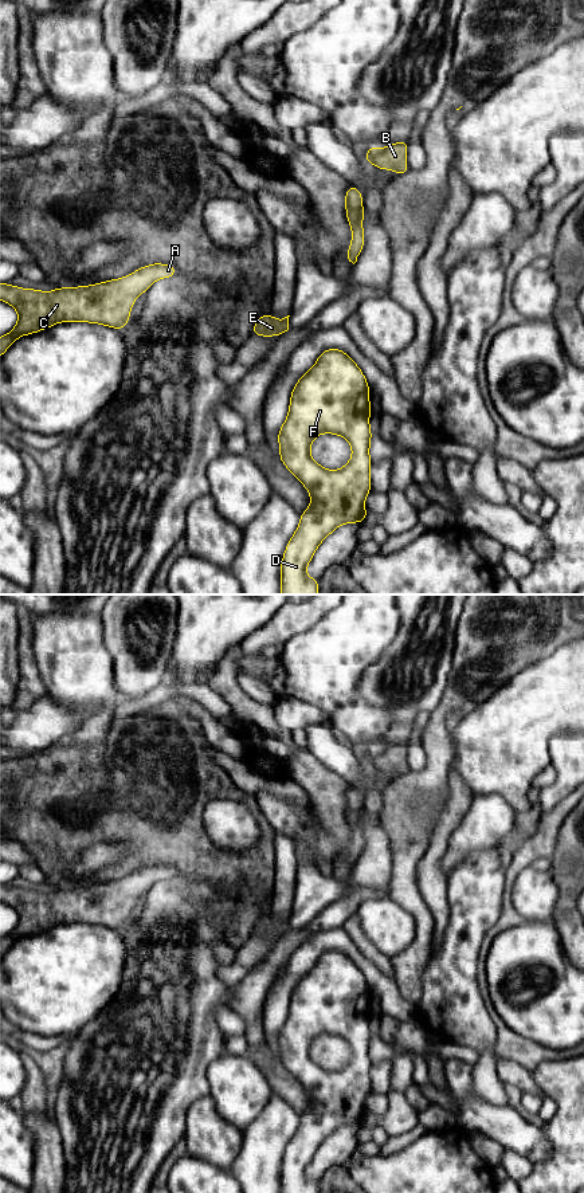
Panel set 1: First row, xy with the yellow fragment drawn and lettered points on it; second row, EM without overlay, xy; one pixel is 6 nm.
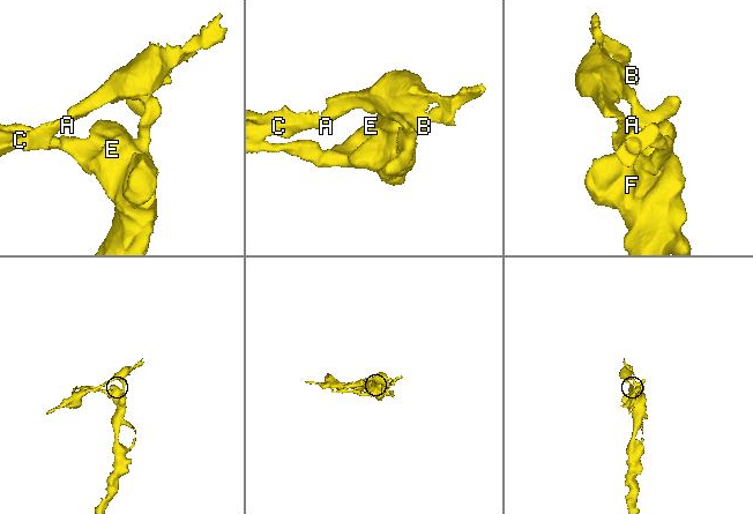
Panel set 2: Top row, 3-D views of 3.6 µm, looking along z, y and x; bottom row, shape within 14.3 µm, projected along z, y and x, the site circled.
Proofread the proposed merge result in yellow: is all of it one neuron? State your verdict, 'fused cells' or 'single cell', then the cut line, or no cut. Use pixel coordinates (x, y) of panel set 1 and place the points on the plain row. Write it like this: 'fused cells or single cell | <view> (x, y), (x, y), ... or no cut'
fused cells | xy (361, 807), (347, 817)

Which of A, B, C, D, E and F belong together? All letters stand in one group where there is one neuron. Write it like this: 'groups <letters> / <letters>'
groups A B C / D E F

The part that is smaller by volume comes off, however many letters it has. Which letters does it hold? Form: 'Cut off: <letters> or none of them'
Cut off: A, B, C

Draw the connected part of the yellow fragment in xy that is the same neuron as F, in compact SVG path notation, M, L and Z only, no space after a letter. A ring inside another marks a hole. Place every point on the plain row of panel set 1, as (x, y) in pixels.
M325 950L291 992L289 1015L278 1033L279 1060L306 1088L311 1106L301 1115L299 1126L285 1150L281 1193L318 1193L320 1180L306 1176L317 1149L338 1127L369 1121L365 1112L365 1099L372 1091L369 993L364 974L341 950ZM321 1035L338 1036L349 1043L352 1059L341 1071L326 1071L310 1057L311 1044Z

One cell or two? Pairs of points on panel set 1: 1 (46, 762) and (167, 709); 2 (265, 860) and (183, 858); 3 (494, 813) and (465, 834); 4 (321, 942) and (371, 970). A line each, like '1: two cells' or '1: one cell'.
1: one cell
2: one cell
3: one cell
4: one cell

